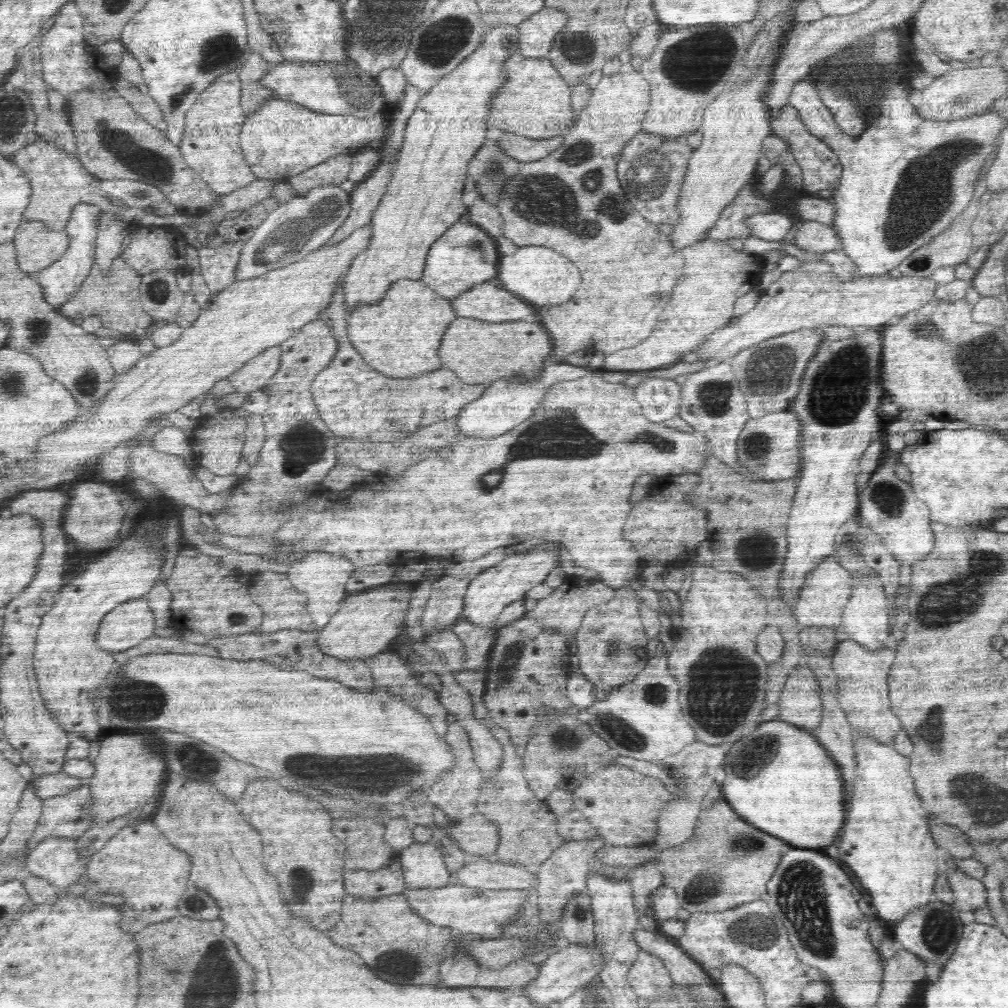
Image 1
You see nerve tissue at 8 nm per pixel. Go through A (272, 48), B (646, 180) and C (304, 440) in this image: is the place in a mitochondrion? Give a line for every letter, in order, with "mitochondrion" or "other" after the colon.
A: other
B: mitochondrion
C: mitochondrion

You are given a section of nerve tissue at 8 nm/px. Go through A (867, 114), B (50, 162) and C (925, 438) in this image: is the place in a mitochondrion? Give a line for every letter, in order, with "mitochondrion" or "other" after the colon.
A: other
B: other
C: other

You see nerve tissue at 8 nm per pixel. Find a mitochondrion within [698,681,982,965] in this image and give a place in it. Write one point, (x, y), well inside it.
(801, 892)

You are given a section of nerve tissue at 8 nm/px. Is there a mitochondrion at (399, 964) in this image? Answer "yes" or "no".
yes

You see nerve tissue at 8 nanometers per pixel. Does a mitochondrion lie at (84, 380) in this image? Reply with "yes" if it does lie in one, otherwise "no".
yes

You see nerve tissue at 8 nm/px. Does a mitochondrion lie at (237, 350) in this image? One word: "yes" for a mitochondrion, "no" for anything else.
no

